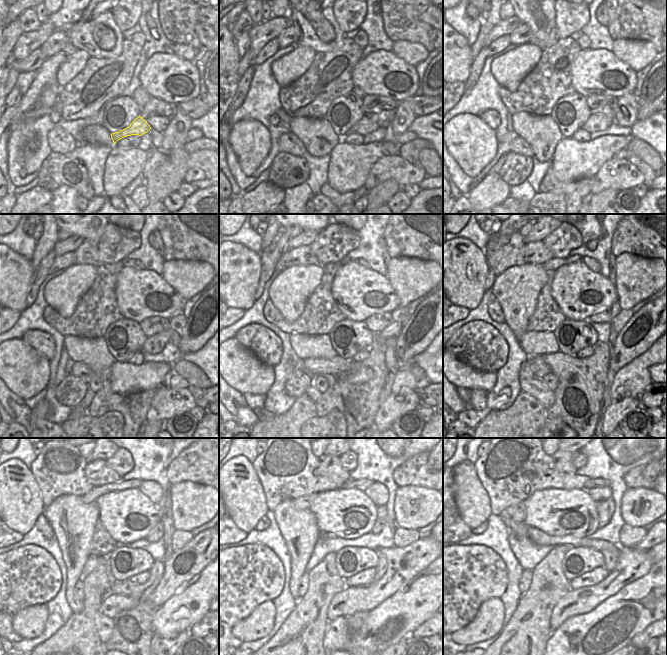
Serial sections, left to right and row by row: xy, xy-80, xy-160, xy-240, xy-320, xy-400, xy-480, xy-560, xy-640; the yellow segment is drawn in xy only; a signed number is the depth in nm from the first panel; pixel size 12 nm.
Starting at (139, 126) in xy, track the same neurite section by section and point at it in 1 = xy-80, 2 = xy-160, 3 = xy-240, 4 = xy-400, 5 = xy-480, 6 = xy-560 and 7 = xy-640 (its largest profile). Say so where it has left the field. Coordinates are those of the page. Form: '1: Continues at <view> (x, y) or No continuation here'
1: Continues at xy-80 (365, 125)
2: Continues at xy-160 (598, 122)
3: Continues at xy-240 (154, 344)
4: Continues at xy-400 (618, 323)
5: Continues at xy-480 (180, 538)
6: Continues at xy-560 (403, 537)
7: Continues at xy-640 (630, 536).

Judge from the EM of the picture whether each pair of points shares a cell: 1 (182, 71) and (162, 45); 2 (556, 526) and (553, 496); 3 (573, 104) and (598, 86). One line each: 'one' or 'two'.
1: two
2: one
3: two

